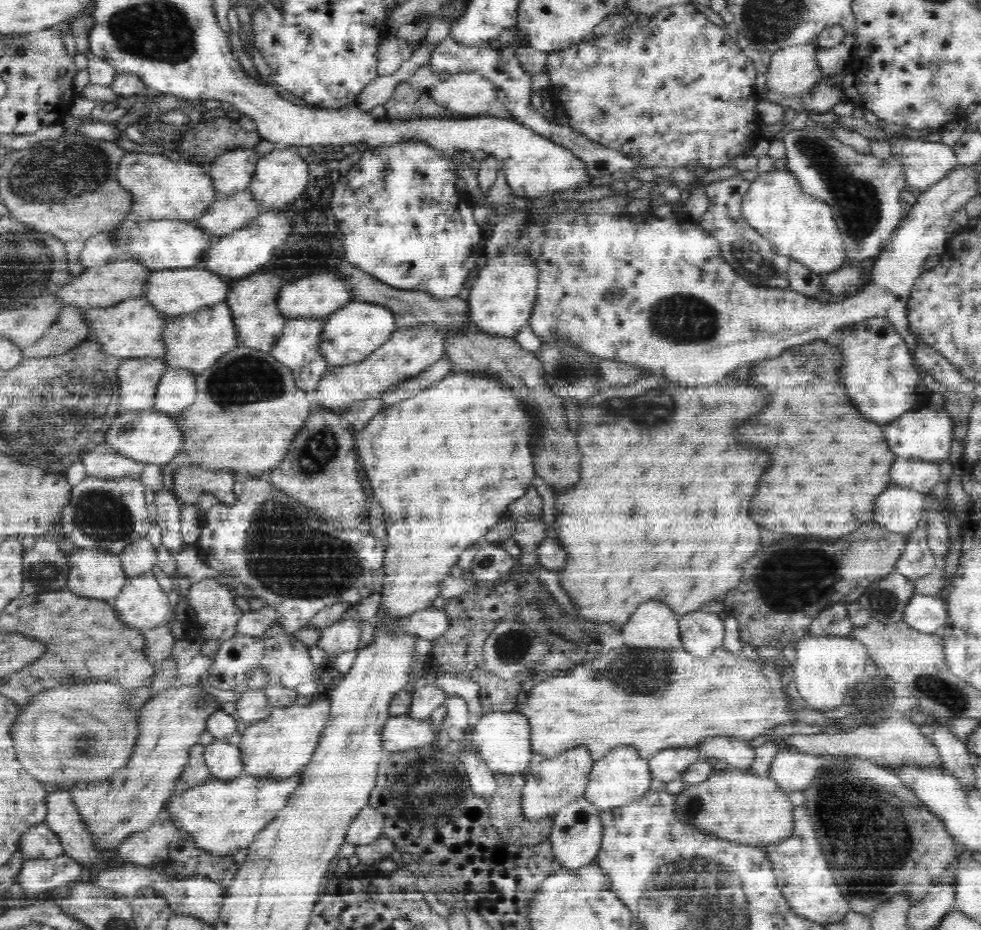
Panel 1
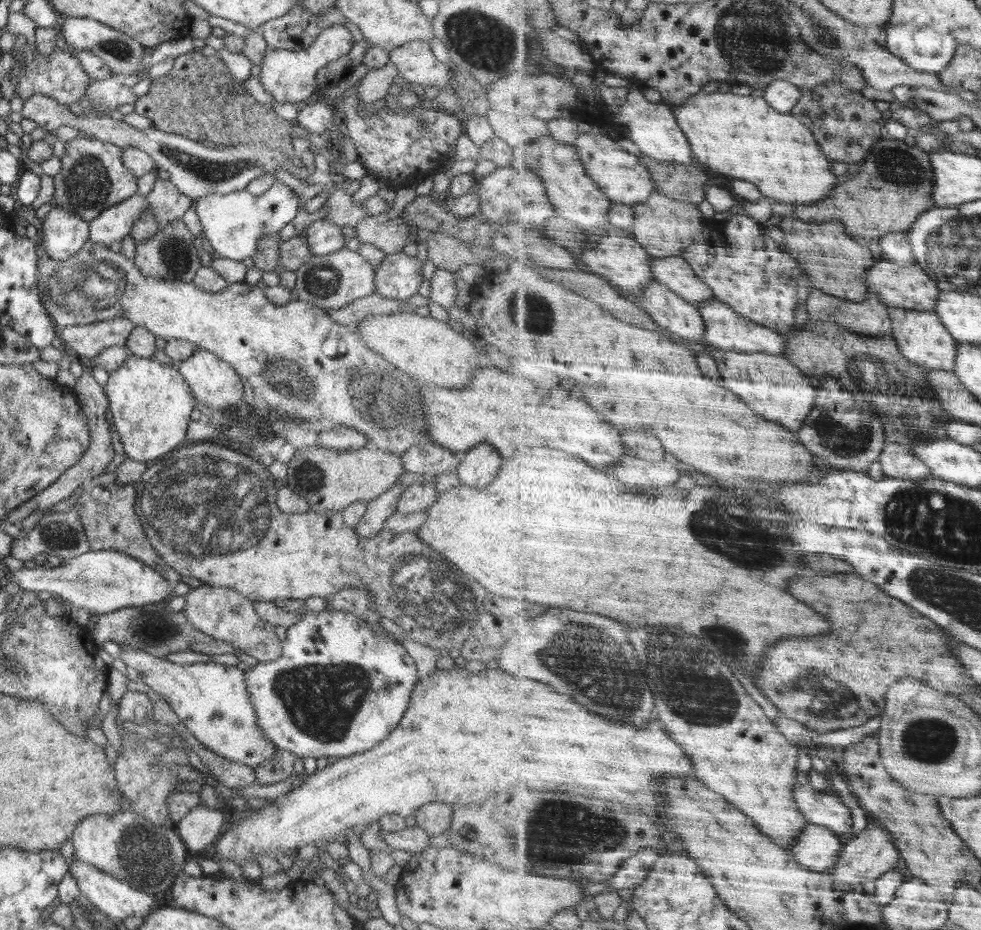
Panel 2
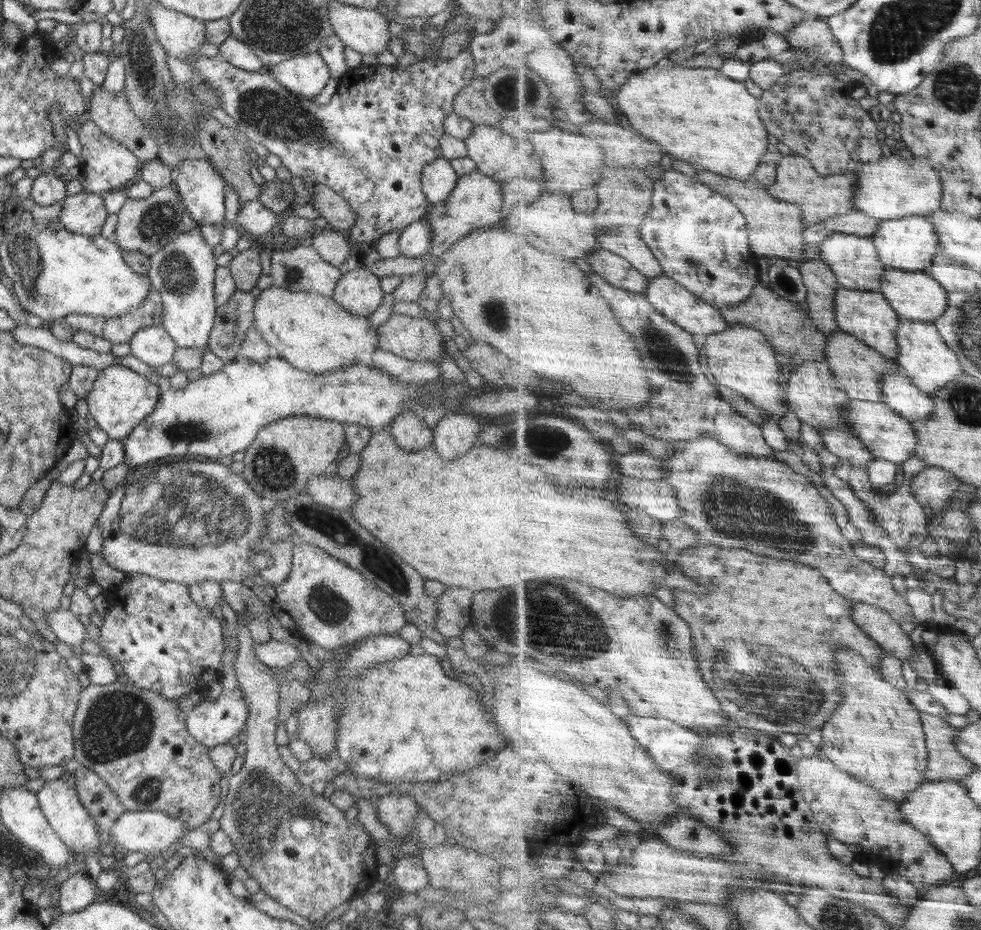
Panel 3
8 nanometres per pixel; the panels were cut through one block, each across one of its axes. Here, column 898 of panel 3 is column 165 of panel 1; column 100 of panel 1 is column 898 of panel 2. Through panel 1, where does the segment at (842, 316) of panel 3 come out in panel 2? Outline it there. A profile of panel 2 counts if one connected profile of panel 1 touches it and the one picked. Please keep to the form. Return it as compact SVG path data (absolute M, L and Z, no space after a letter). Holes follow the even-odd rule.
M890 308L890 318L893 319L892 336L897 339L902 348L902 355L908 361L921 365L926 371L955 371L958 358L961 356L960 341L950 332L949 327L942 322L941 315L934 311L921 311Z

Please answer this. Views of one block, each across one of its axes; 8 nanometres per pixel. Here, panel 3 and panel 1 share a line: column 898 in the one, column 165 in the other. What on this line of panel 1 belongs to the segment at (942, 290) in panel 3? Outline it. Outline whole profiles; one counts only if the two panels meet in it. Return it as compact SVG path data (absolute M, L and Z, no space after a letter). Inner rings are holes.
M201 265L190 266L183 269L162 269L154 271L149 278L148 292L145 297L158 310L179 317L193 313L202 307L209 307L224 303L230 292L230 282L224 280L213 270L202 268Z

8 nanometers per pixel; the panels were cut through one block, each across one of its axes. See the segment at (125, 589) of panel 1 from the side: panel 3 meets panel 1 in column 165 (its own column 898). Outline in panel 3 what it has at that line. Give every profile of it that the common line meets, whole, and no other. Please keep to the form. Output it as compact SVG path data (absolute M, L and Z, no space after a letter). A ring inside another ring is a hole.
M712 436L686 441L686 446L670 458L664 458L664 463L666 480L676 488L681 499L680 505L694 516L694 522L690 524L704 536L704 545L746 549L756 554L766 554L780 560L818 567L823 569L834 588L846 594L848 598L856 598L860 602L883 608L896 619L923 624L918 622L918 616L914 615L912 604L896 590L886 570L870 564L854 552L852 541L844 537L842 526L834 519L832 504L818 492L818 488L808 476L799 474L794 468L773 457L753 453L742 454Z

